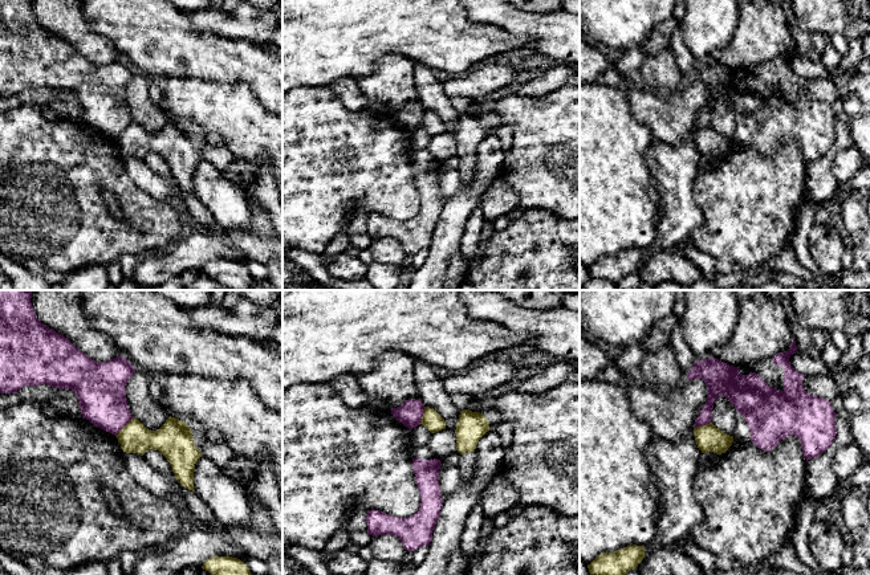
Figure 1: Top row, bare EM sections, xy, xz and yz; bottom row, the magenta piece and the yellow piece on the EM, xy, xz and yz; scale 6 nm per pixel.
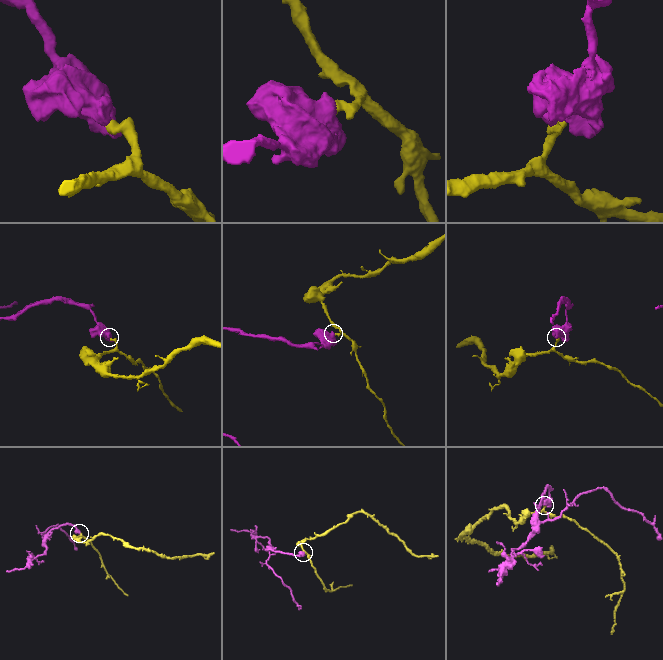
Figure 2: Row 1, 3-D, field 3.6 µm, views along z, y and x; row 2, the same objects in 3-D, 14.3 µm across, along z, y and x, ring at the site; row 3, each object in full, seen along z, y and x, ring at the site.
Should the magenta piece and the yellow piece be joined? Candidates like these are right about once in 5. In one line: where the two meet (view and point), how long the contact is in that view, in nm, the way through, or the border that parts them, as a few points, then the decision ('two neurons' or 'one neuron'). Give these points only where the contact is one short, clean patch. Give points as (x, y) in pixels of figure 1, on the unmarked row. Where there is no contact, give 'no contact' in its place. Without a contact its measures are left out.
meets magenta in xy at (124, 129); contact 160 nm long; border along xy (133, 121), (116, 138); two neurons

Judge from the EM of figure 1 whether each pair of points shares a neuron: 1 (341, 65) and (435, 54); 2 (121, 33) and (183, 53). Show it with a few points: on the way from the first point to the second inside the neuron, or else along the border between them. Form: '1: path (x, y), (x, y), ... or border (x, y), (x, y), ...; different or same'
1: path (365, 43), (411, 43); same
2: path (137, 33), (149, 33), (167, 45); same

